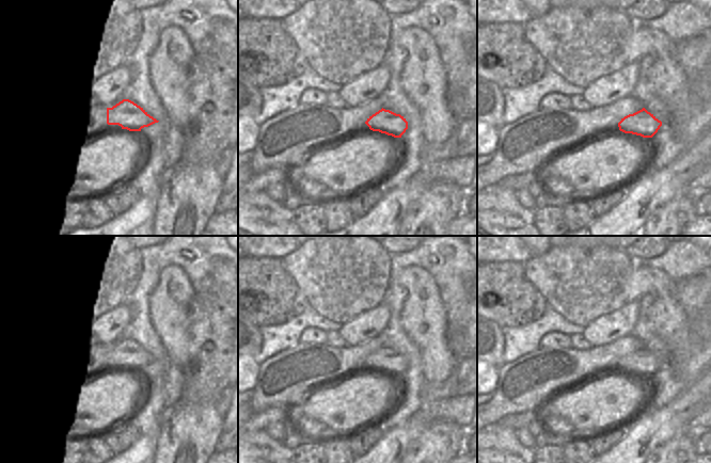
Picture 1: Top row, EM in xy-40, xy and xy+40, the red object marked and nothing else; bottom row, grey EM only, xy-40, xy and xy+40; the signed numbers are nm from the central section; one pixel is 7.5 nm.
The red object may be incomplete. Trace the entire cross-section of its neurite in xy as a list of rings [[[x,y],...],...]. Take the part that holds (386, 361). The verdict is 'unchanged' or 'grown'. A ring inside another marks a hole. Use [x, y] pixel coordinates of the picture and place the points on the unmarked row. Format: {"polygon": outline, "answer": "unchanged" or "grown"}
{"polygon": [[[383,347],[369,355],[365,363],[373,370],[379,370],[394,377],[401,377],[408,368],[408,361],[404,355]]], "answer": "unchanged"}

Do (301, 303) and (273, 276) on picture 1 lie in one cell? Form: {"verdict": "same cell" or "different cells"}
{"verdict": "different cells"}

